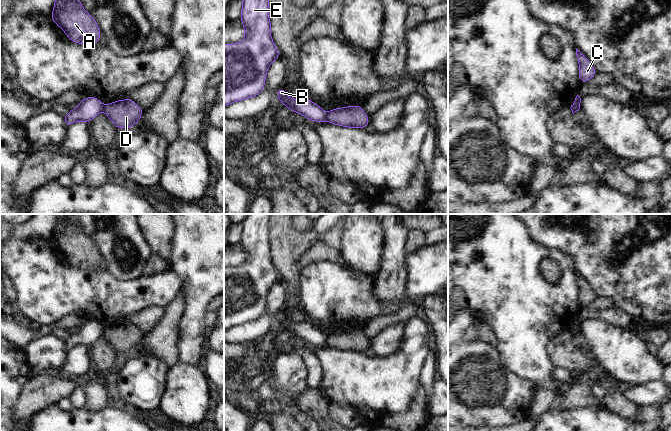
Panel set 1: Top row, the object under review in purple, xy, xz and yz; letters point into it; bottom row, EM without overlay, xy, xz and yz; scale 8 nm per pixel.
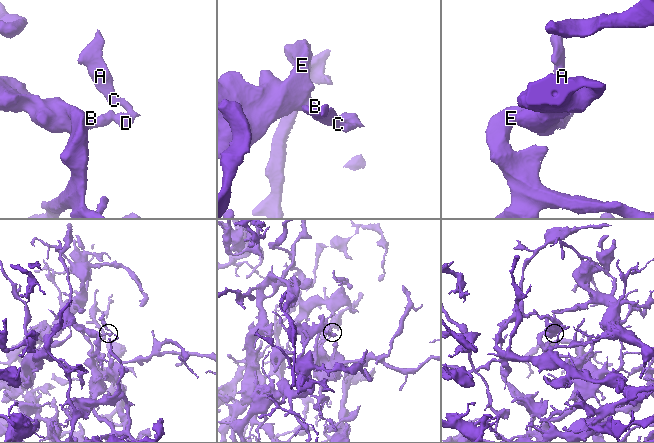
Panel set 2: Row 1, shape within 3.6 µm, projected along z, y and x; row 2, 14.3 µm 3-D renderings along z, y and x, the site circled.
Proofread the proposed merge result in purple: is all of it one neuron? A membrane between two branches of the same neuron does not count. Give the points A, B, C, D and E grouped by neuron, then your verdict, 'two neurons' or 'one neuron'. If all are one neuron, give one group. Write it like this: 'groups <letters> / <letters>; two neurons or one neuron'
groups A C D / B E; two neurons

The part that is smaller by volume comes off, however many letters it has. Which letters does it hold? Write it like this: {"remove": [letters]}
{"remove": ["A", "C", "D"]}

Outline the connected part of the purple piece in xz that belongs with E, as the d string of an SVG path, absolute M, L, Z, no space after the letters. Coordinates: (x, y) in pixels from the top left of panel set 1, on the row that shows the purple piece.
M241 0L244 39L224 44L224 106L263 92L267 71L280 53L271 37L269 0Z

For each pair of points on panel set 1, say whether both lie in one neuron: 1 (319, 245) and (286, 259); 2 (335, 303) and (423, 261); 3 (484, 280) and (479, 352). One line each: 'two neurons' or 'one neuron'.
1: two neurons
2: one neuron
3: two neurons

